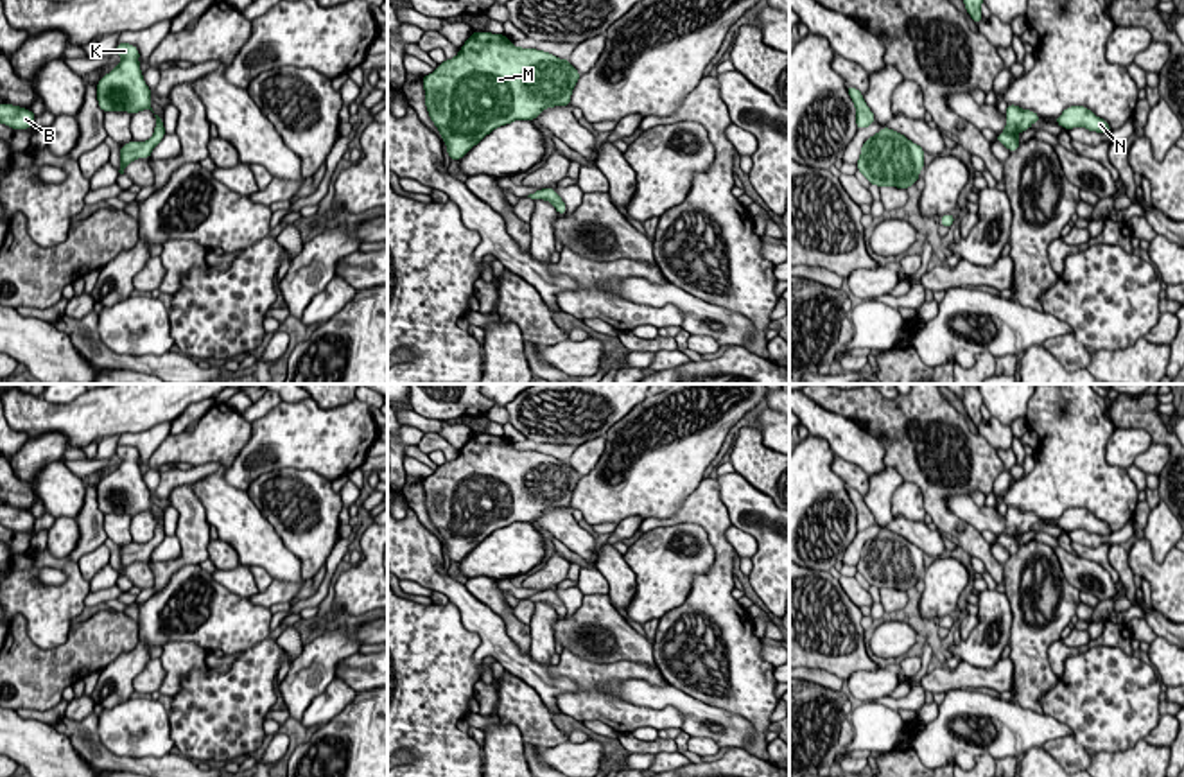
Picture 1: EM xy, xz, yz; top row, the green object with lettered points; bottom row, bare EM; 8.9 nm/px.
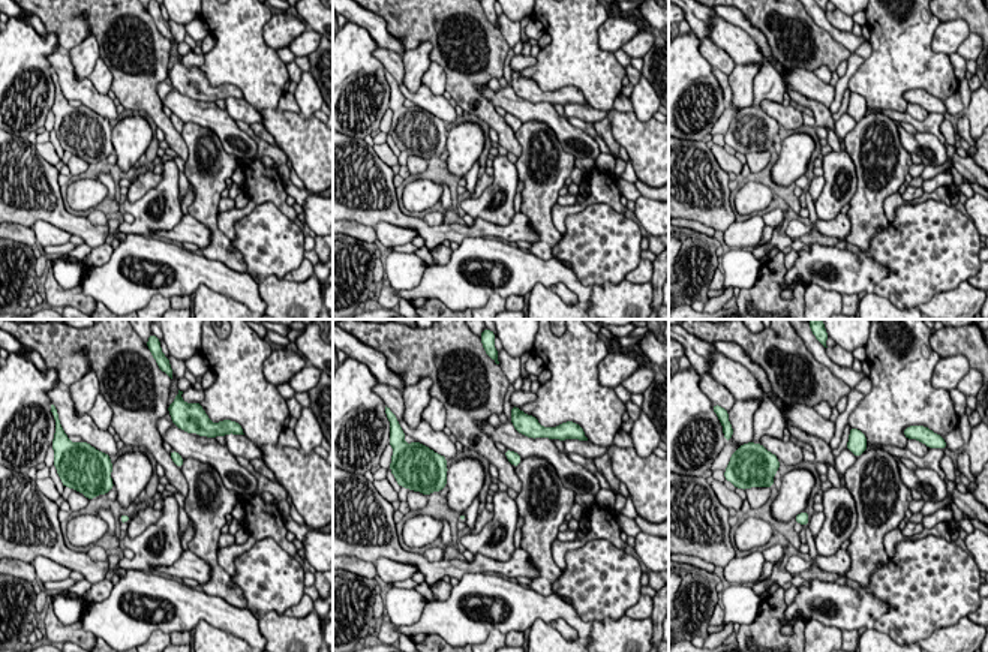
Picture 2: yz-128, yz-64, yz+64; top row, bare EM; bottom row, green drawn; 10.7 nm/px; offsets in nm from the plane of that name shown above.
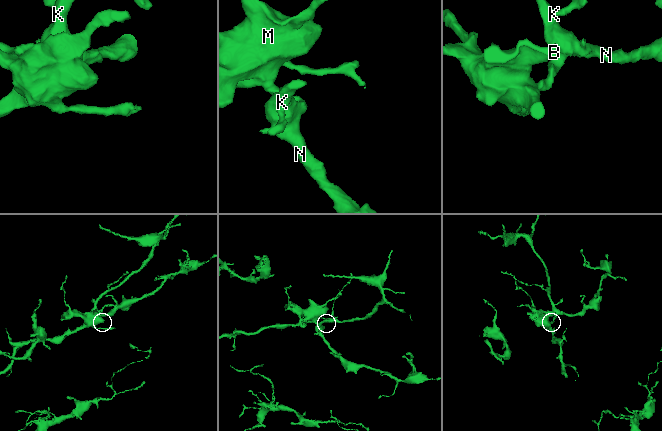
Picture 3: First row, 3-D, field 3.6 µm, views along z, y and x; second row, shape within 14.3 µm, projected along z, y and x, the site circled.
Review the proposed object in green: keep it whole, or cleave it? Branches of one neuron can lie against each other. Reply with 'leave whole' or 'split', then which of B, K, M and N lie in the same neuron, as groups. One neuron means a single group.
leave whole; groups B K M N

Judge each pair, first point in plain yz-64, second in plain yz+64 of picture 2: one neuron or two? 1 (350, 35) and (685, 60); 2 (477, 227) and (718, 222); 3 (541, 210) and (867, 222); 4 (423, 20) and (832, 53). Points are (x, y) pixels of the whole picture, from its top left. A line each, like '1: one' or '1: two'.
1: one
2: one
3: one
4: one

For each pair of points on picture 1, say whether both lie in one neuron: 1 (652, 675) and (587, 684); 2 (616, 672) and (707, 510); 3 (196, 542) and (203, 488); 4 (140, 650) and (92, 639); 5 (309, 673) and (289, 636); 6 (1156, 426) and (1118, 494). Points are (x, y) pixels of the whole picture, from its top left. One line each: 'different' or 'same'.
1: same
2: different
3: different
4: different
5: different
6: different

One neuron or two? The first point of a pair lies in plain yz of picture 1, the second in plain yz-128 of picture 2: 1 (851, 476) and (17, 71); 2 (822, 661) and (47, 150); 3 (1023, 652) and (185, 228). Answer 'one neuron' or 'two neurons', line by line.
1: two neurons
2: two neurons
3: two neurons

